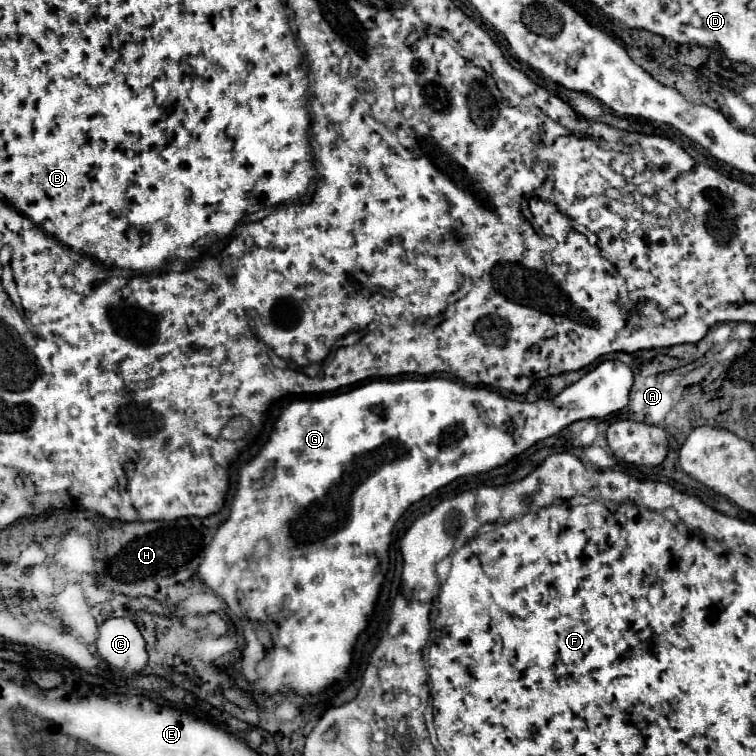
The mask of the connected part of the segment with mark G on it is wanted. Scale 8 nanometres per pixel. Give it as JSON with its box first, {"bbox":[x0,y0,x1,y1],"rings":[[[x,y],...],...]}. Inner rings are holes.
{"bbox":[199,359,633,695],"rings":[[[607,359],[599,363],[593,371],[583,375],[577,383],[565,387],[559,395],[551,399],[539,399],[535,403],[527,401],[515,401],[507,399],[491,389],[485,387],[467,387],[461,383],[455,383],[451,379],[403,379],[403,381],[371,381],[365,385],[359,385],[347,393],[337,393],[329,395],[323,399],[313,399],[313,401],[291,401],[275,421],[275,427],[271,431],[269,441],[265,447],[257,453],[253,461],[243,465],[239,469],[239,487],[237,495],[231,503],[231,513],[229,519],[217,529],[211,545],[205,549],[205,559],[199,565],[199,577],[227,603],[227,607],[241,619],[243,623],[243,637],[245,637],[245,647],[243,647],[243,659],[237,663],[237,669],[253,683],[255,689],[261,689],[265,693],[275,693],[279,689],[291,689],[299,695],[307,693],[319,693],[327,689],[333,681],[339,681],[345,677],[347,667],[351,663],[351,651],[357,641],[357,635],[367,627],[367,619],[373,613],[373,605],[379,595],[381,581],[384,580],[384,560],[389,560],[389,543],[391,543],[393,525],[397,519],[403,515],[403,511],[423,499],[425,495],[433,493],[439,487],[445,487],[447,483],[455,481],[457,477],[465,475],[477,475],[491,471],[507,459],[523,453],[529,449],[535,441],[551,437],[571,425],[573,421],[579,419],[603,419],[609,413],[615,413],[623,409],[629,401],[629,391],[633,385],[633,373],[631,369],[621,363]]]}

